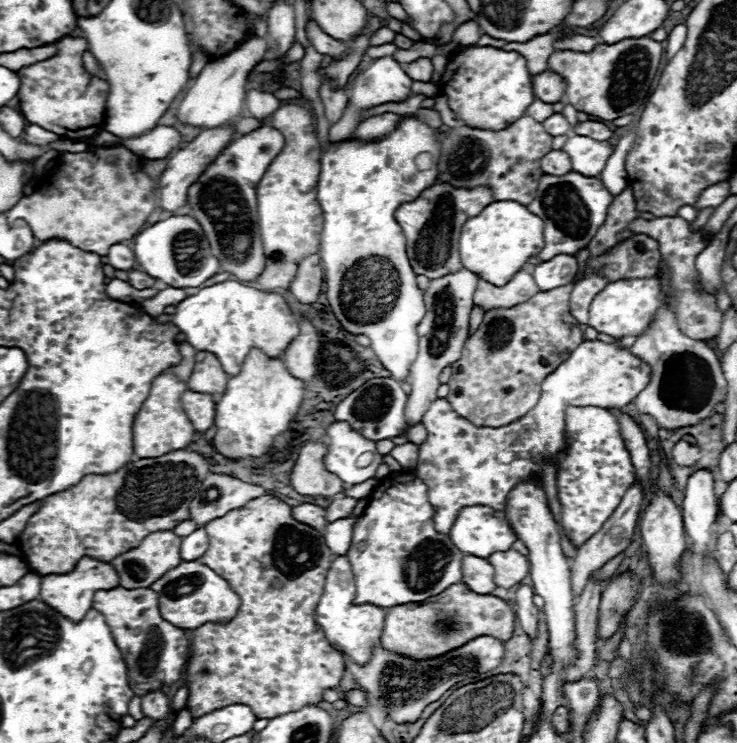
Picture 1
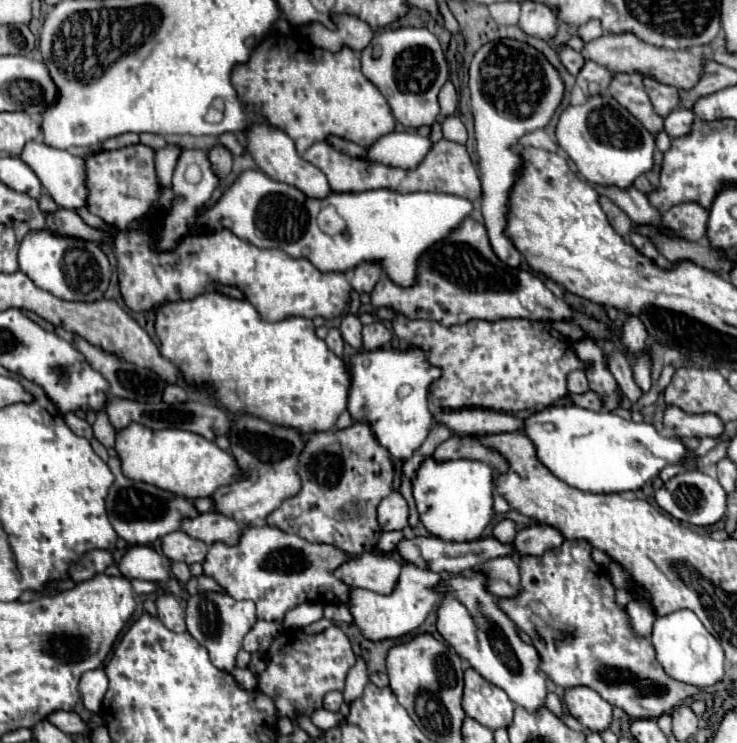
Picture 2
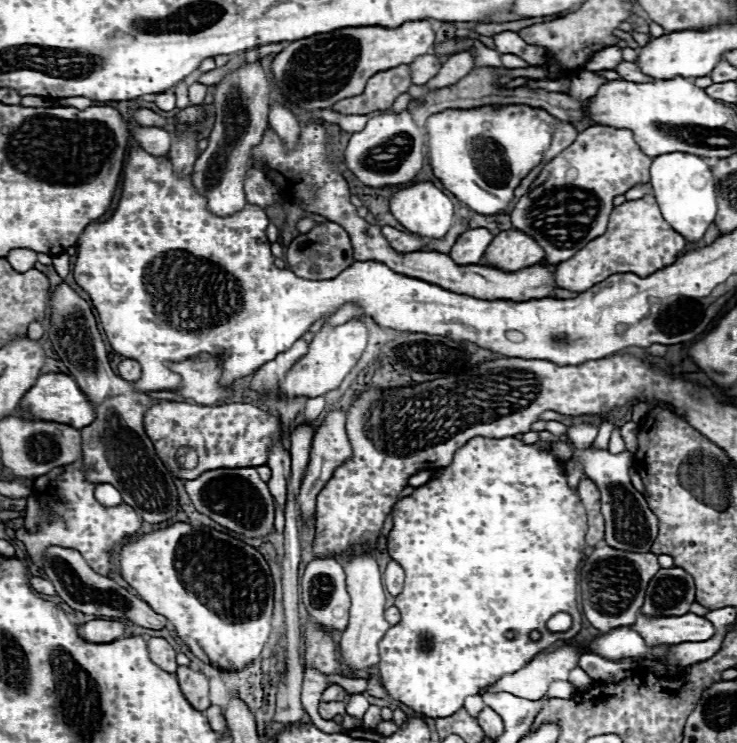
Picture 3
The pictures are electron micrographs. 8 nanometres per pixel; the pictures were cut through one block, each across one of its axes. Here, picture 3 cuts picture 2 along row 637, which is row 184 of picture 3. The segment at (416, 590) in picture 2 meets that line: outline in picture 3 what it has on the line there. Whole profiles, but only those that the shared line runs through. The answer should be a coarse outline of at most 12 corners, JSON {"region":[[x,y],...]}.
{"region":[[380,114],[354,132],[346,168],[370,188],[414,182],[426,130]]}

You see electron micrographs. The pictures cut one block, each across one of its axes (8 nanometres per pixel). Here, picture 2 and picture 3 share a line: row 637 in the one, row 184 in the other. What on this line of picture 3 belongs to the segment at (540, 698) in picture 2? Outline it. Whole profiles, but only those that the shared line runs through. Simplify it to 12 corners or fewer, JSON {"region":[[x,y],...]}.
{"region":[[526,104],[426,120],[434,176],[506,206],[558,118]]}

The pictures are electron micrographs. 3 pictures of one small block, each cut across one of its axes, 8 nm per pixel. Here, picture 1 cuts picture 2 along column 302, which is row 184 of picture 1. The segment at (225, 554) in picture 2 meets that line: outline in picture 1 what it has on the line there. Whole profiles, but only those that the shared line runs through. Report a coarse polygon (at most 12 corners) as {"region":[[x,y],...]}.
{"region":[[600,178],[540,180],[526,208],[544,220],[530,264],[586,248],[614,196]]}

